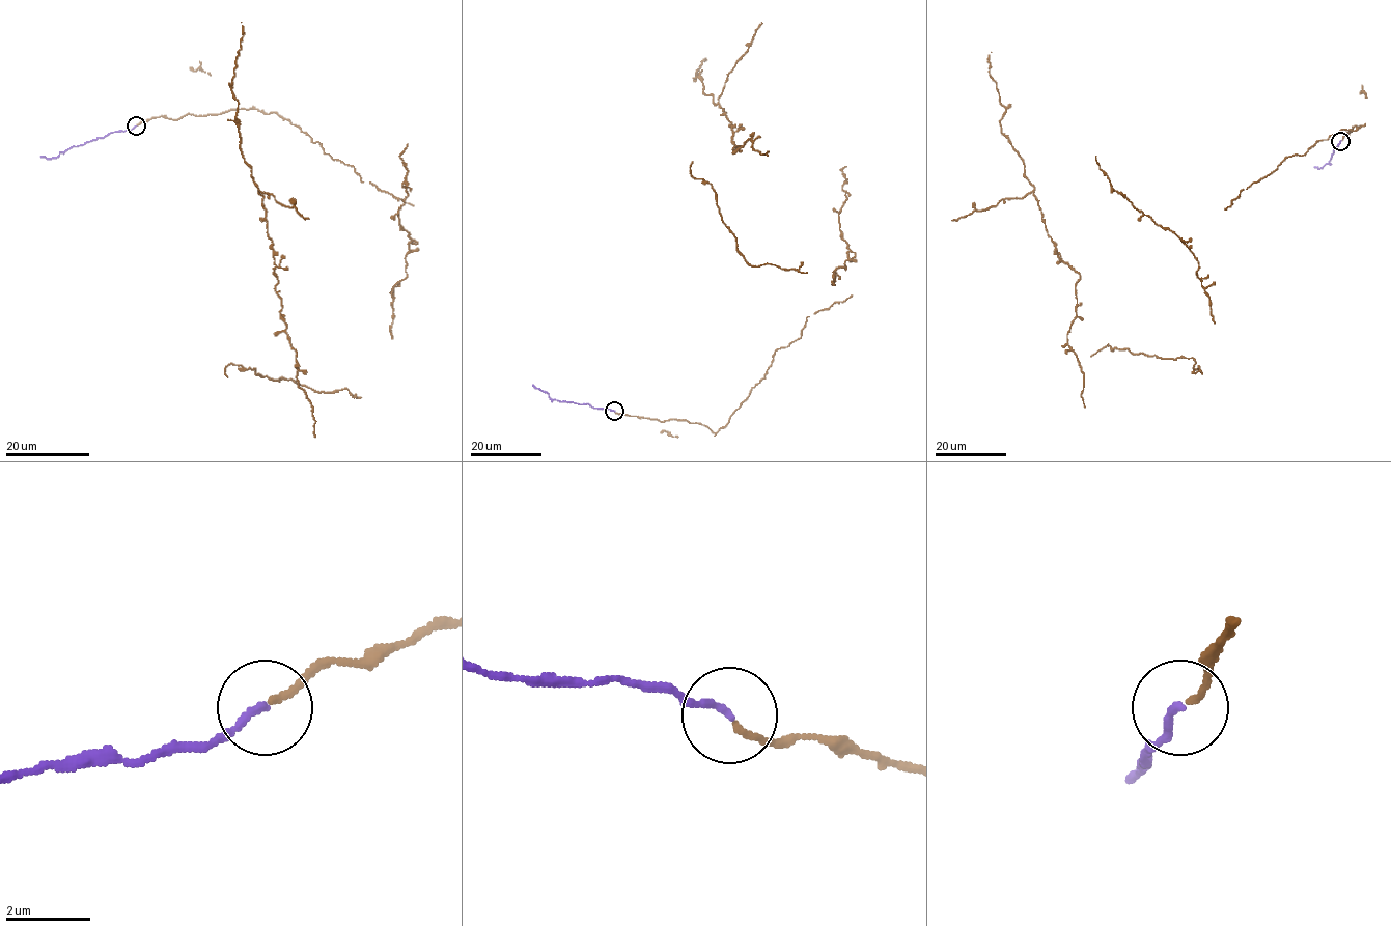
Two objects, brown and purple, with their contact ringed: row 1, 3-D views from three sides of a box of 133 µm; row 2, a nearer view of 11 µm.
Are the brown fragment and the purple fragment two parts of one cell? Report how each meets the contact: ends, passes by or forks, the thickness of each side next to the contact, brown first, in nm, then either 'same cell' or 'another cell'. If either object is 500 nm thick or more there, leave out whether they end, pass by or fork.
brown ends there; purple ends there; 140 nm thick on the brown side, 170 nm on the other; same cell

